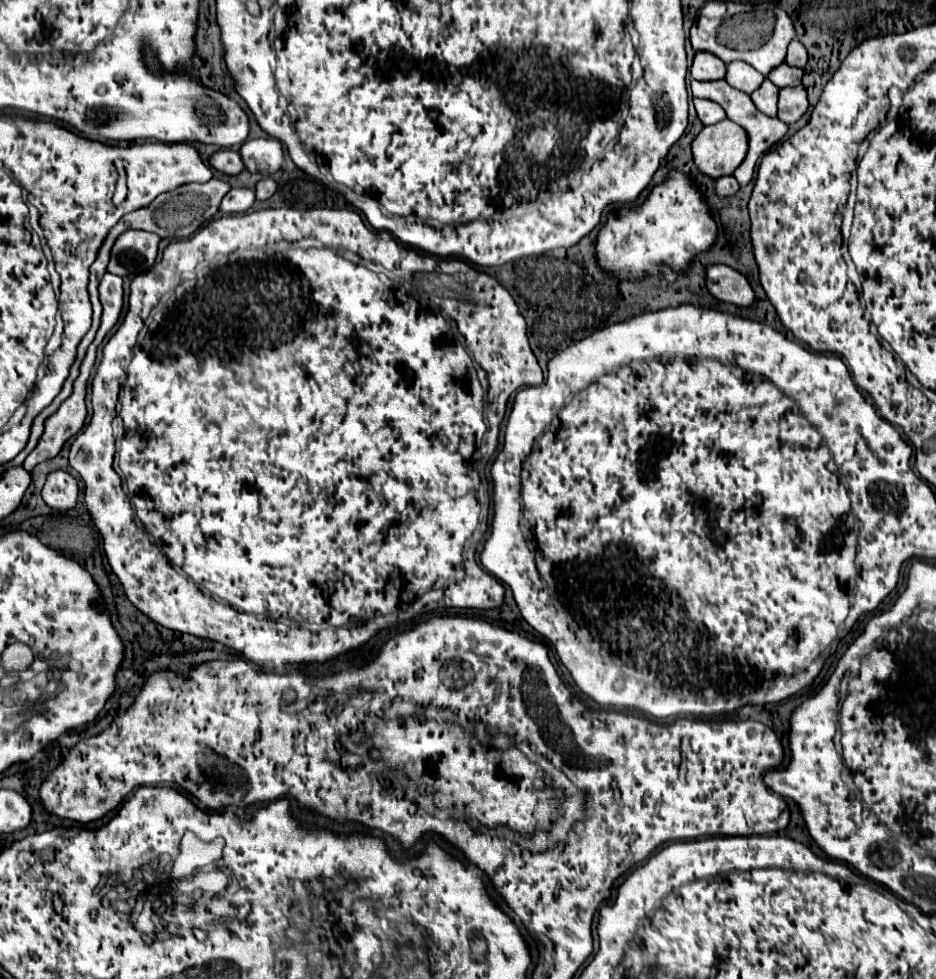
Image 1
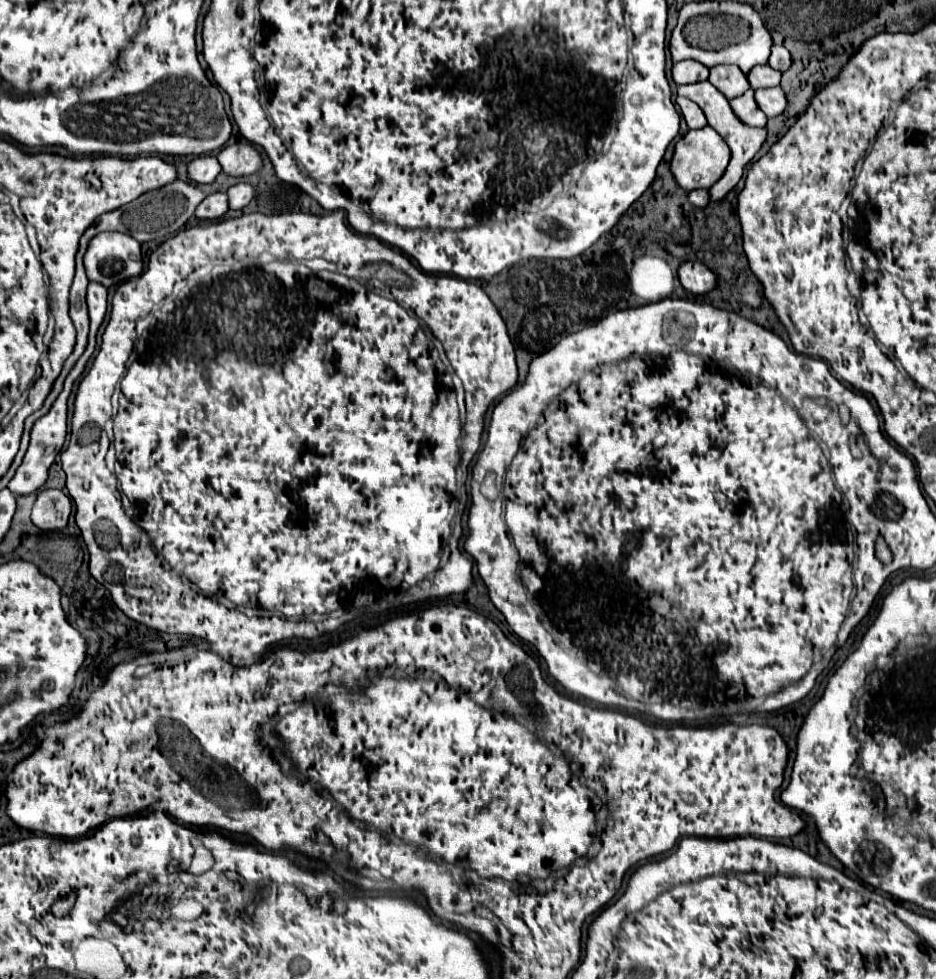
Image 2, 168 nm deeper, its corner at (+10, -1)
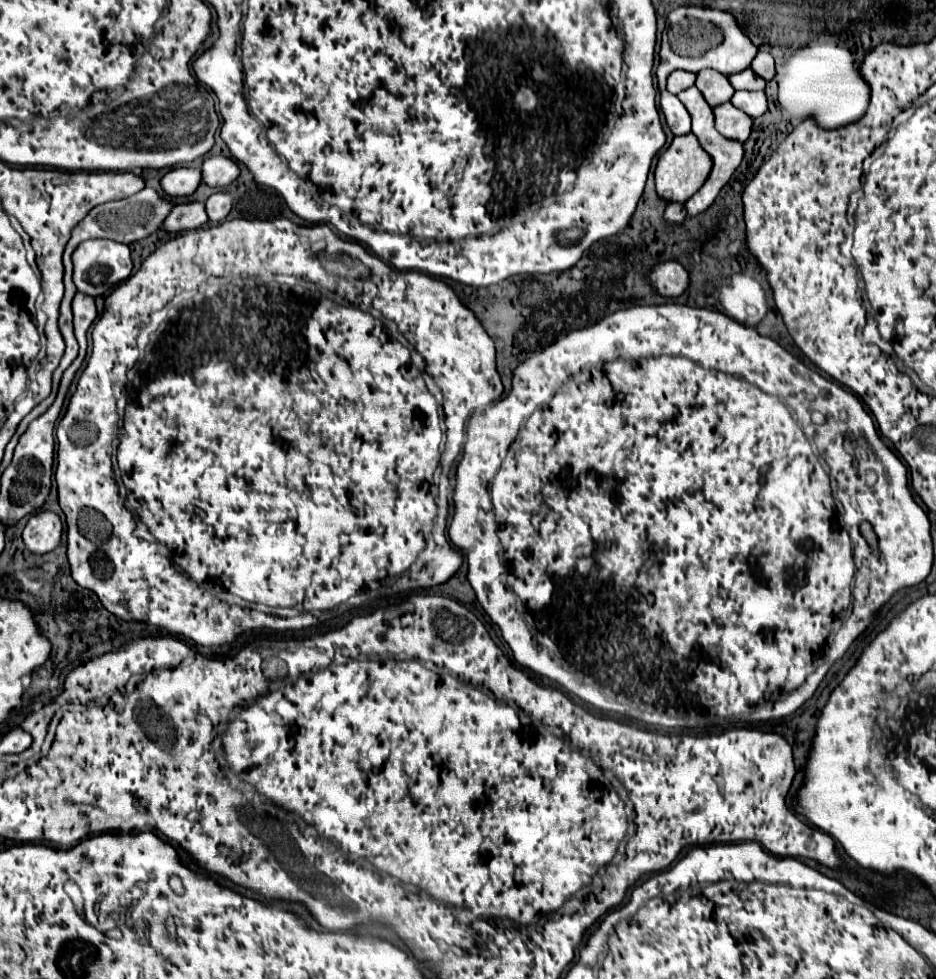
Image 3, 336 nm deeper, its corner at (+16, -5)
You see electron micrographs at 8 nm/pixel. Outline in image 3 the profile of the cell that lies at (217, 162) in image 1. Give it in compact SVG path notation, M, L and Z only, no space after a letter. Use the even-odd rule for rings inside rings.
M178 167L162 177L162 189L172 195L192 195L202 183L202 171L196 167Z

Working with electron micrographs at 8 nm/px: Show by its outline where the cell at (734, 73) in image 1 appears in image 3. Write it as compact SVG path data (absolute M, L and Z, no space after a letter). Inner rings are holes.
M704 69L704 71L698 73L696 87L702 91L704 99L712 107L728 103L732 99L732 95L734 95L734 87L728 83L728 77L724 73L712 71L712 69Z

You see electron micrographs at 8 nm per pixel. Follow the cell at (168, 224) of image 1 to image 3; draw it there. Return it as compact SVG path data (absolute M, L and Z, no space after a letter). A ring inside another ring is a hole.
M150 187L142 189L140 193L128 197L128 199L120 199L120 201L110 201L110 203L104 203L104 205L98 205L94 207L72 231L72 239L68 241L66 245L66 251L64 251L64 287L66 287L66 293L64 293L64 299L62 299L62 305L60 305L60 311L72 311L70 303L76 295L76 285L72 283L72 253L74 249L86 241L86 239L112 239L112 241L118 241L118 243L124 243L124 245L130 245L134 241L140 241L140 239L146 239L148 235L152 235L154 231L158 231L164 223L164 219L168 217L168 213L172 211L174 203L170 199L166 199L164 195L160 195L160 191L154 191Z

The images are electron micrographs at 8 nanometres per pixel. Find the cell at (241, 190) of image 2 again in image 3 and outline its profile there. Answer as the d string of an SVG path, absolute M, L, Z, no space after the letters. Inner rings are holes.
M224 191L210 195L208 201L206 201L206 213L208 213L210 221L226 219L230 209L232 209L232 197L228 193L224 193Z

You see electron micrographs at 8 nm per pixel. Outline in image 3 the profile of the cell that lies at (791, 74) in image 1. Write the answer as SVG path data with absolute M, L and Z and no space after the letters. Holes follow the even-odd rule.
M750 67L740 71L740 73L734 73L728 77L732 87L734 89L744 89L744 91L760 91L760 89L766 89L766 81L760 79L760 75L756 75Z

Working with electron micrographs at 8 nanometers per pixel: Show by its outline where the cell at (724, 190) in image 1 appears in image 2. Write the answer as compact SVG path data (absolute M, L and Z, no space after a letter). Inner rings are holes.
M706 189L690 191L690 193L688 193L688 201L690 201L694 207L706 207L706 205L708 205L708 191L706 191Z

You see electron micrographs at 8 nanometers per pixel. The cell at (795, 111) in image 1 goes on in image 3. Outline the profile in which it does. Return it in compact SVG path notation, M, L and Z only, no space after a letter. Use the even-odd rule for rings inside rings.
M736 91L736 95L730 99L730 103L734 107L740 107L752 119L756 119L768 111L768 97L764 91Z

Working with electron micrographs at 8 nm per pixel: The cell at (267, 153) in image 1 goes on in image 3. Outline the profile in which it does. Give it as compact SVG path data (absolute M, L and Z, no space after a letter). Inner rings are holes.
M208 157L202 165L202 181L210 187L226 187L240 177L240 167L230 157Z

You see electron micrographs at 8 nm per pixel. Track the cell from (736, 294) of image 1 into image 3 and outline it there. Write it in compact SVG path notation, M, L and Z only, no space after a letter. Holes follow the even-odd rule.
M676 261L658 263L650 271L650 281L658 289L658 293L664 295L664 297L678 297L690 285L688 271L680 263L676 263Z

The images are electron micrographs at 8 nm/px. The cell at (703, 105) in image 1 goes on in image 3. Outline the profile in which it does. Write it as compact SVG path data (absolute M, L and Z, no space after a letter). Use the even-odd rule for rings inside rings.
M662 91L660 93L660 107L662 107L666 123L674 135L690 133L690 115L676 95Z

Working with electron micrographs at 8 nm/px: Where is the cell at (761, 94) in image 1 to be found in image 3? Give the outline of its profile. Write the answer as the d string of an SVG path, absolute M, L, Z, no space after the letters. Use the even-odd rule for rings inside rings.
M724 103L714 107L714 117L716 117L716 129L736 141L746 141L752 131L752 117L744 115L744 111L736 109L732 103Z

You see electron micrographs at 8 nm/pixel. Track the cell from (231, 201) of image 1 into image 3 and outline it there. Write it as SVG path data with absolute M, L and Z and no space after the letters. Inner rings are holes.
M182 203L176 205L170 215L164 221L164 229L168 233L178 233L178 231L188 231L188 229L198 229L208 221L204 203Z

